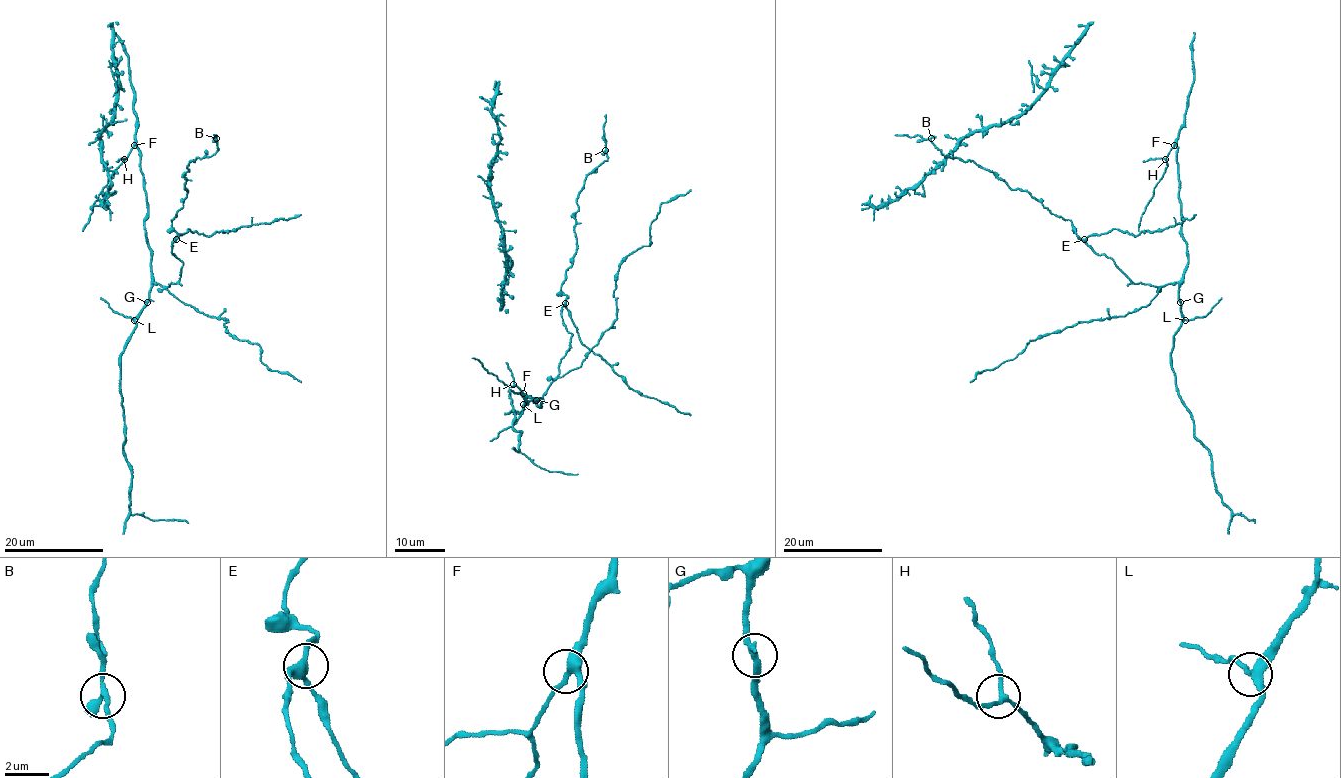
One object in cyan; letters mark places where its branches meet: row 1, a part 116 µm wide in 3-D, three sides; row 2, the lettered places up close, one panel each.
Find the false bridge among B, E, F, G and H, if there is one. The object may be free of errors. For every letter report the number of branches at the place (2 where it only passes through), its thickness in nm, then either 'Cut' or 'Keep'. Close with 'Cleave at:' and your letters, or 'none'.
B: Branches: 2. Thickness 280 nm. Keep
E: Branches: 3. Thickness 320 nm. Keep
F: Branches: 3. Thickness 340 nm. Keep
G: Branches: 3. Thickness 260 nm. Keep
H: Branches: 3. Thickness 180 nm. Keep
Cleave at: none

